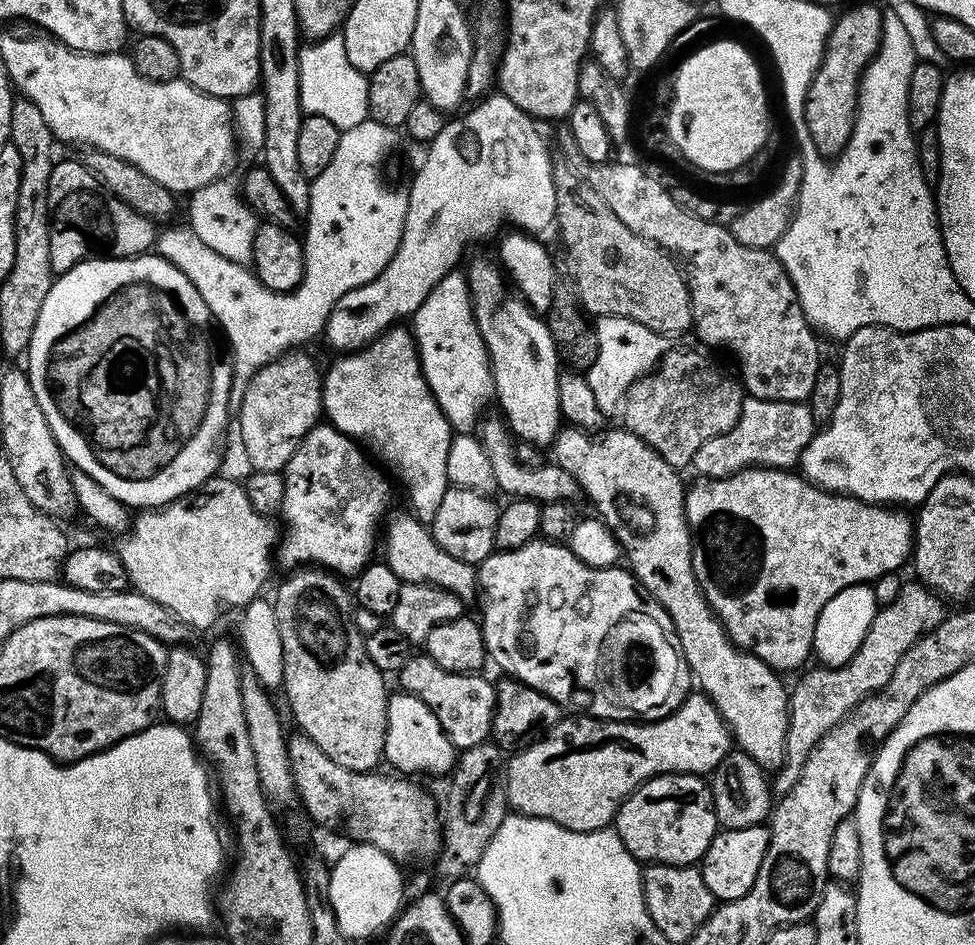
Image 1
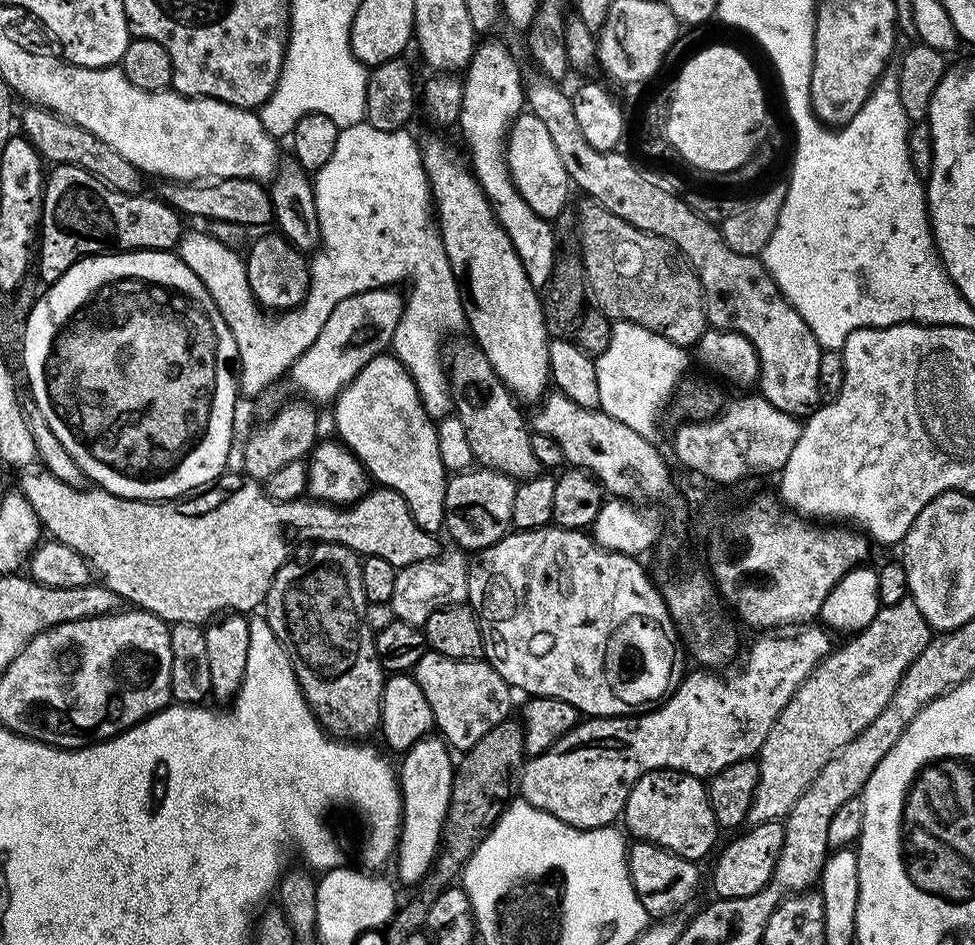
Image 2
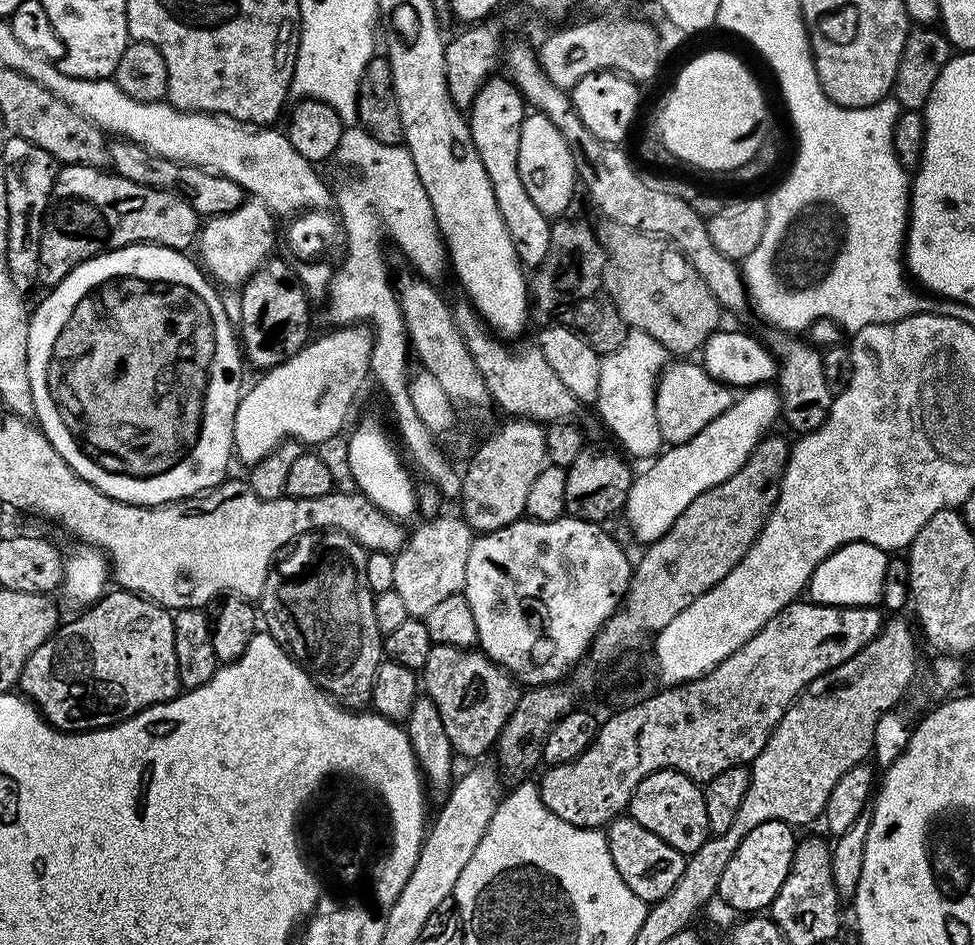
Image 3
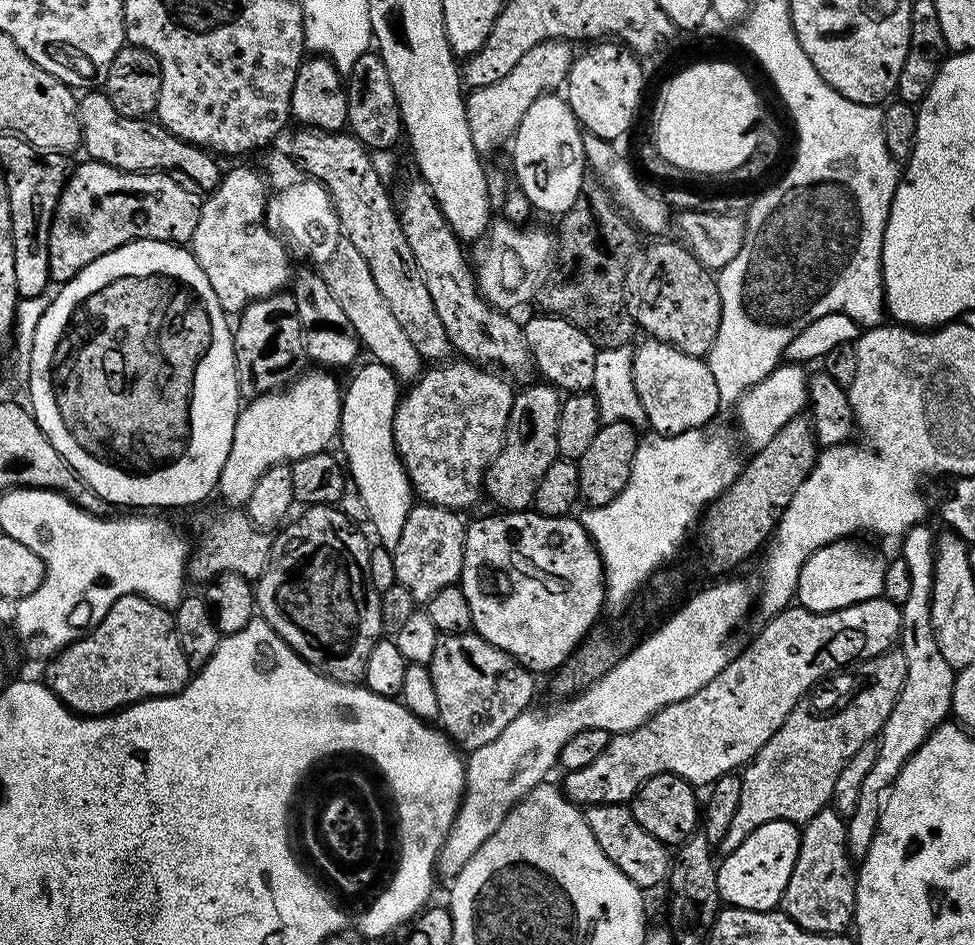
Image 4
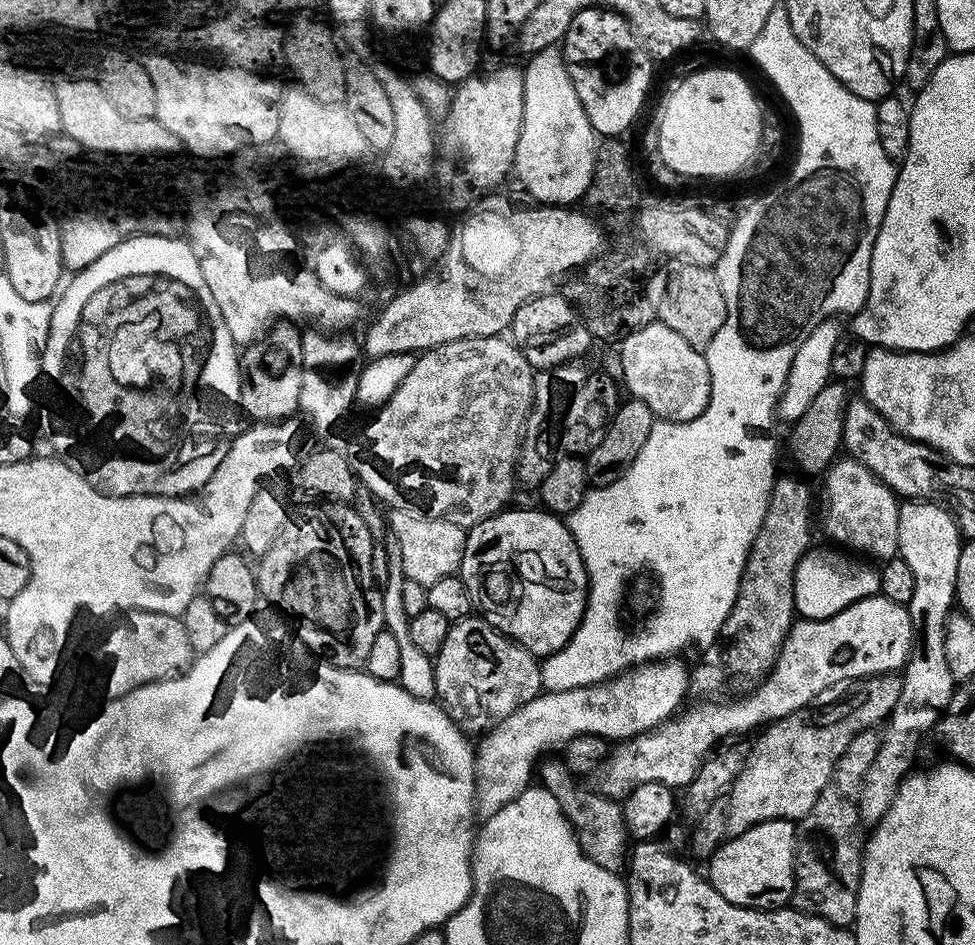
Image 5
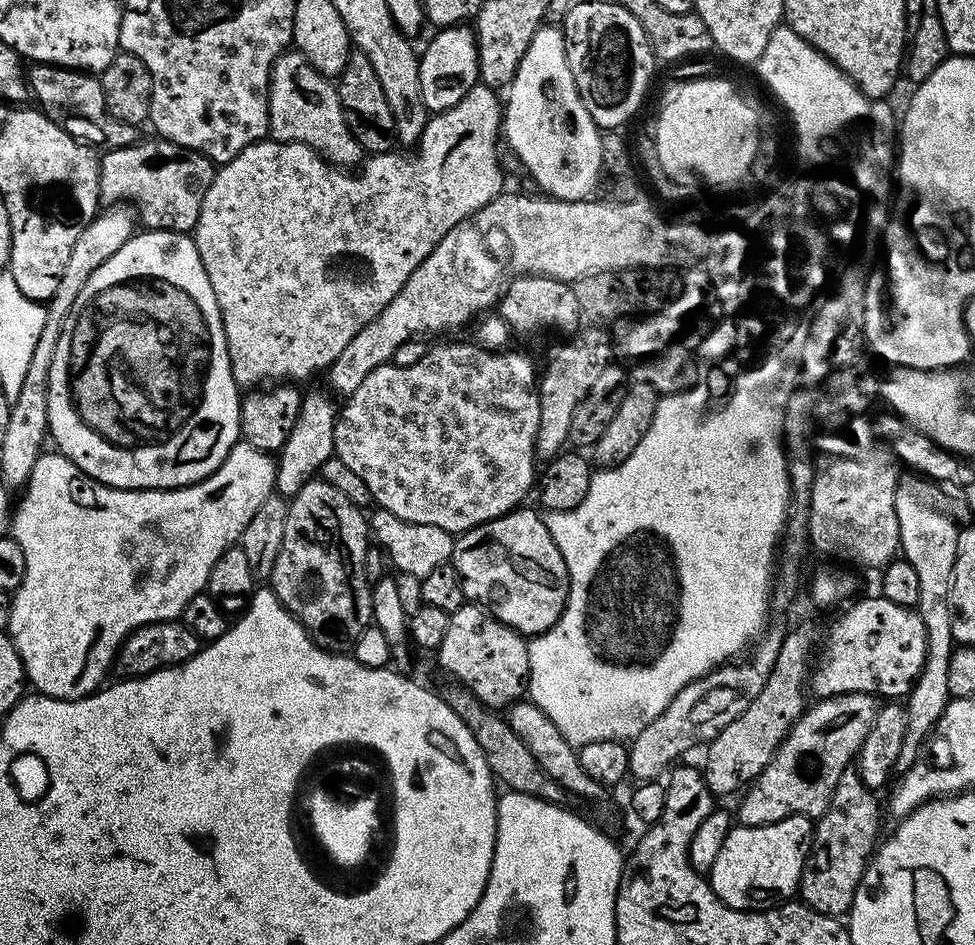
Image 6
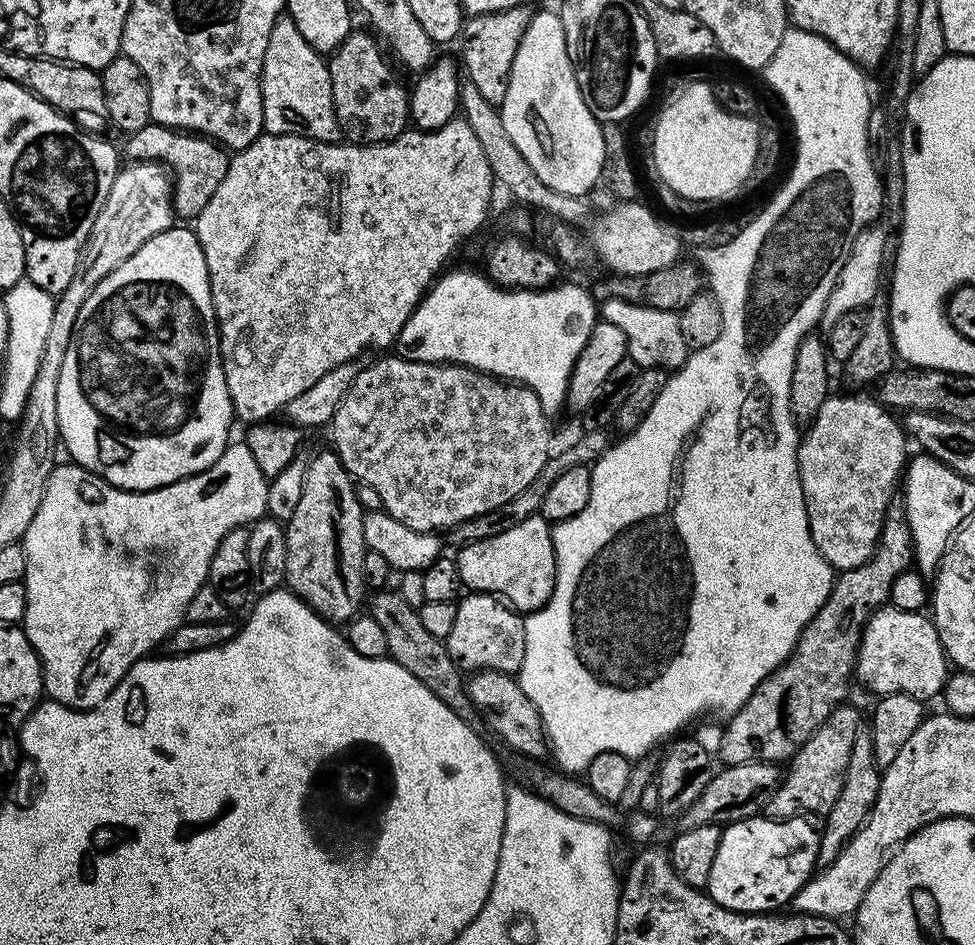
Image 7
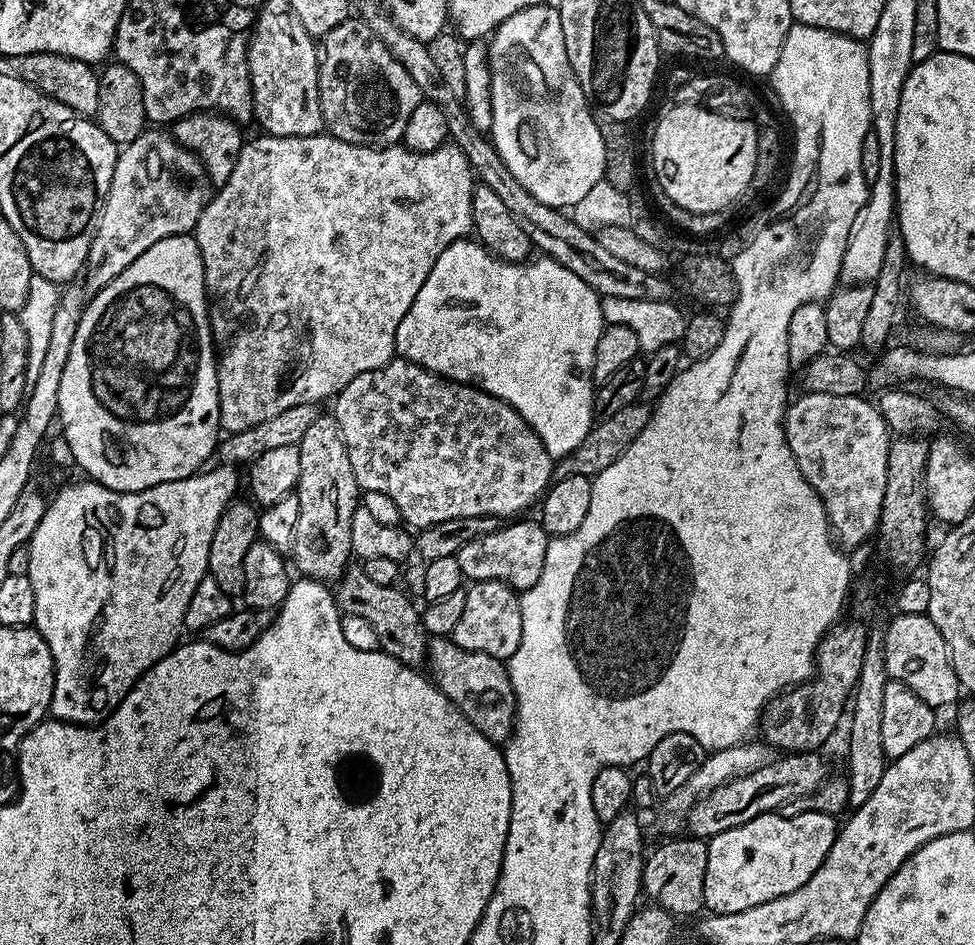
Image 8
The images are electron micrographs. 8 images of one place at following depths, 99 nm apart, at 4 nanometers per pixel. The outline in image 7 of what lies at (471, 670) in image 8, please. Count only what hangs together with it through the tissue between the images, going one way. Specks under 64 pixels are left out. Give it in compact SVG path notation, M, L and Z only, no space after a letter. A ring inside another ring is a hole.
M480 670L475 673L476 676L467 681L468 696L476 704L477 710L483 716L483 723L486 728L492 732L497 732L510 747L518 752L540 752L545 751L546 737L544 735L544 723L538 714L538 710L534 706L534 702L530 702L530 698L522 690L519 679L515 675L507 672L489 672Z

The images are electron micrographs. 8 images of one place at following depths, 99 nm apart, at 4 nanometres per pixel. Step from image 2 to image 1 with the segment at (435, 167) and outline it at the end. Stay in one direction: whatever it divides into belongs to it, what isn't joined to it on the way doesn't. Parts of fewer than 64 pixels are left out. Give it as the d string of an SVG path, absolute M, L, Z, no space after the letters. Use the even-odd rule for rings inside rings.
M480 256L470 260L467 261L466 279L472 292L472 313L492 363L495 403L500 403L499 411L513 437L537 446L551 445L562 427L558 406L562 361L556 352L554 338L550 338L545 317L537 314L513 291L495 259Z

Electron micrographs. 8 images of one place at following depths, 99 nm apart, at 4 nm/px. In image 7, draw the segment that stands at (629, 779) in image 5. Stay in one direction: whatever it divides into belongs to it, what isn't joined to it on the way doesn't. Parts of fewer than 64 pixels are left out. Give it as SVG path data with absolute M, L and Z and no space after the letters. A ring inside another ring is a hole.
M881 606L872 613L860 633L855 679L877 697L905 692L921 702L941 695L950 675L950 661L938 638L938 630L924 612L907 612Z

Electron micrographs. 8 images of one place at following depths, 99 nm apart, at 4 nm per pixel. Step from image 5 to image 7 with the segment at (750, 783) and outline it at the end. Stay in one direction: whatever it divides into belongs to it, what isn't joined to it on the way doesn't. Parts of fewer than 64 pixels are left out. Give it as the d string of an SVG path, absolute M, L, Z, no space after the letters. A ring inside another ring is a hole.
M848 707L835 708L827 722L793 754L791 760L787 761L780 784L766 805L769 817L789 820L792 816L812 814L808 812L827 814L834 806L842 790L846 762L850 762L850 750L854 746L854 738L862 728L859 710Z

